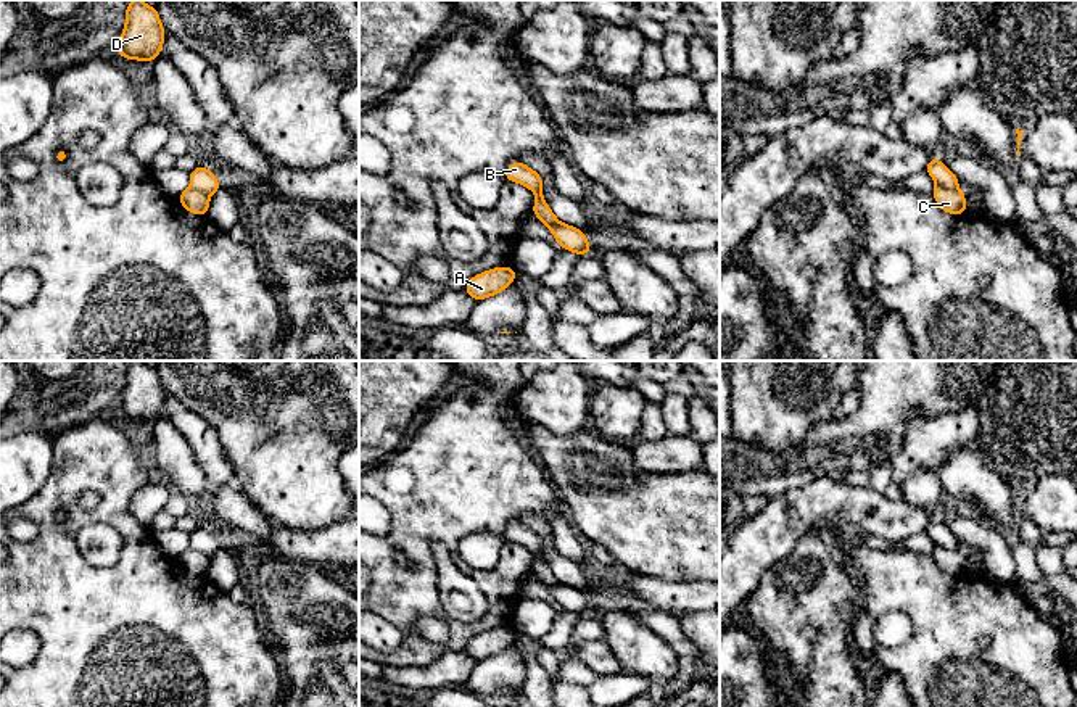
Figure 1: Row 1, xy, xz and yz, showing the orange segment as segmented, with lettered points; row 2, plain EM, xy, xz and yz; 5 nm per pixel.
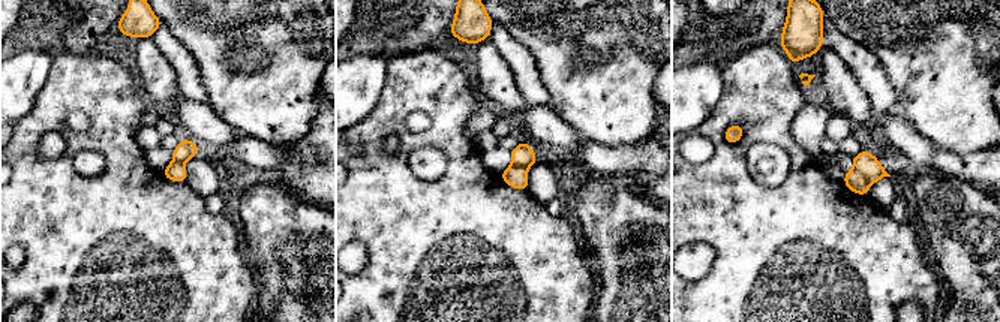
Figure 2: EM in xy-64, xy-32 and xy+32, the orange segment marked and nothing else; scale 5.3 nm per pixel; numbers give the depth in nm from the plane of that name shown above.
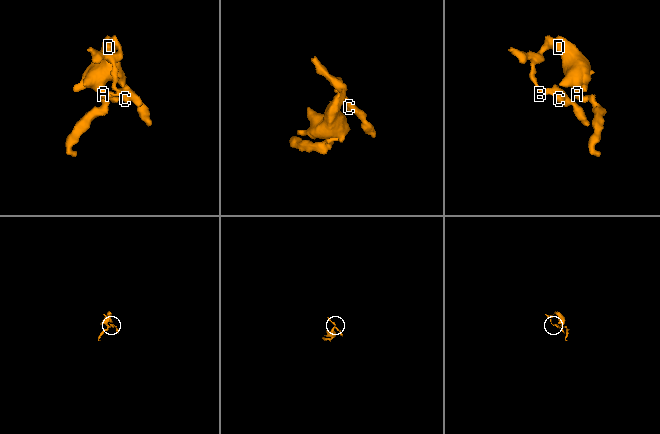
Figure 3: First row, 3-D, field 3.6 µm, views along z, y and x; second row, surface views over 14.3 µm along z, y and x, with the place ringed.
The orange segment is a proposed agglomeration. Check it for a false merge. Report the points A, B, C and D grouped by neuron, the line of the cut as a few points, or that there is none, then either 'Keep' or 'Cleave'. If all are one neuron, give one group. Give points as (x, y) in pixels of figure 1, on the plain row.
Groups: A D / B C. Split along yz (937, 543), (957, 549). Cleave

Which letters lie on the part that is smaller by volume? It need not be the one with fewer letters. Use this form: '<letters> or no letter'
B, C

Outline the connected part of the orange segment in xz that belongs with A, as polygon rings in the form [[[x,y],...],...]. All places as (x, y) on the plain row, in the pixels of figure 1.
[[[494,628],[491,631],[473,636],[467,646],[465,654],[470,655],[475,662],[489,659],[505,651],[514,644],[517,633],[510,628]]]

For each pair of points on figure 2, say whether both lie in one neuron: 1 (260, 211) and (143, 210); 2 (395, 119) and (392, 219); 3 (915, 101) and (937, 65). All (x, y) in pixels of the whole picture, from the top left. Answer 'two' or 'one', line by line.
1: two
2: one
3: one

